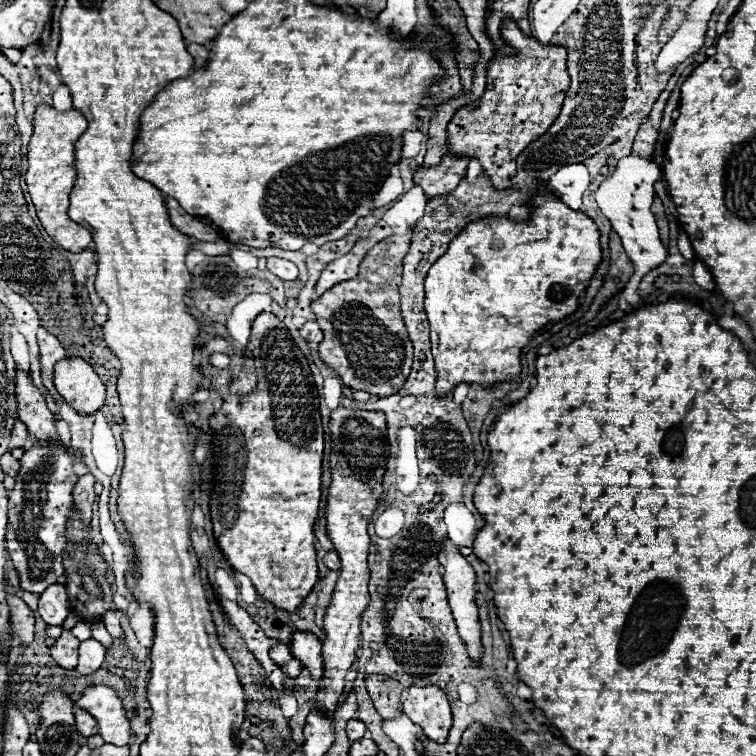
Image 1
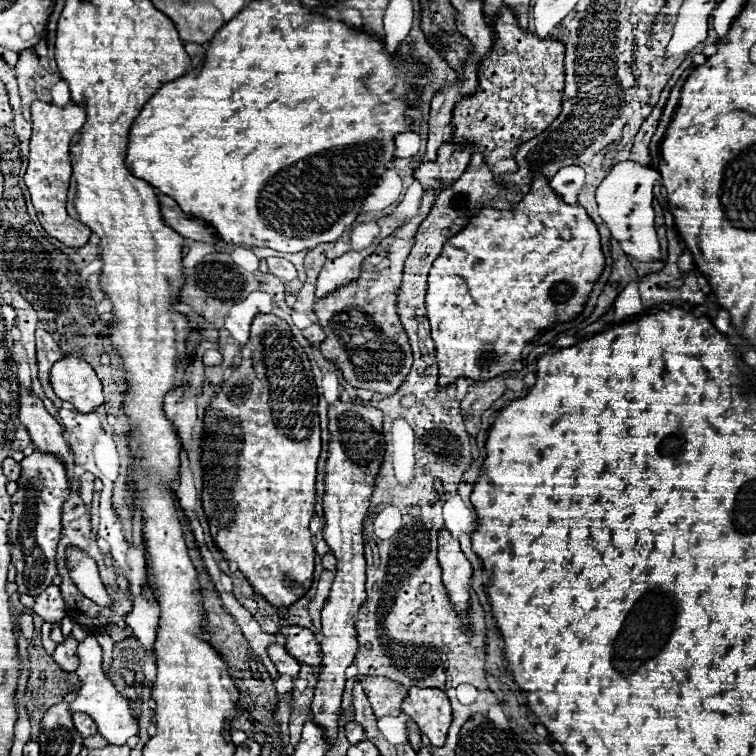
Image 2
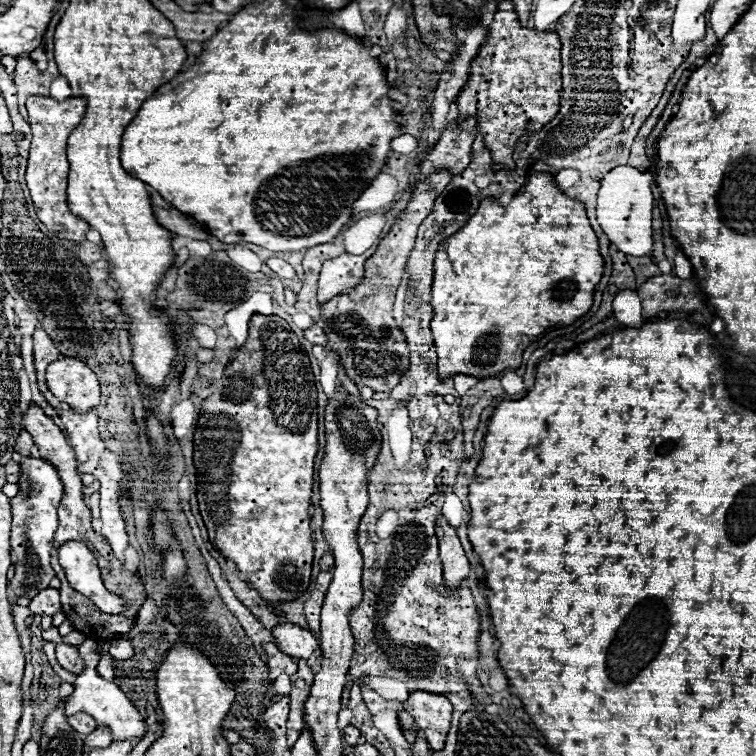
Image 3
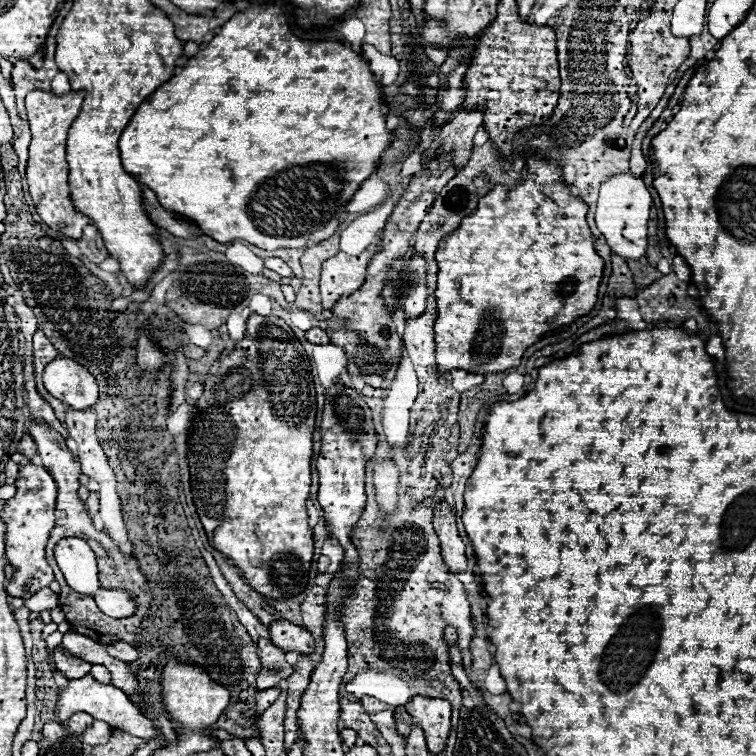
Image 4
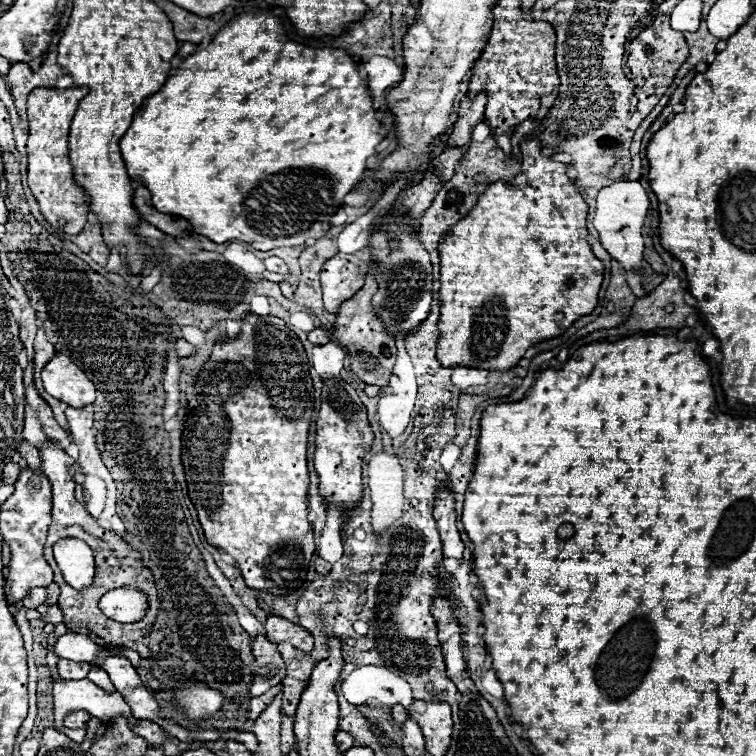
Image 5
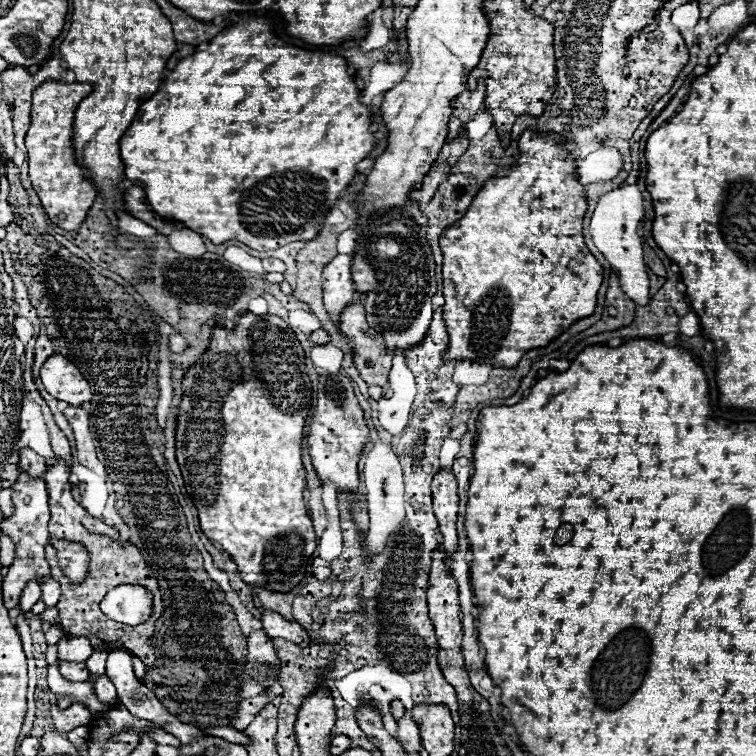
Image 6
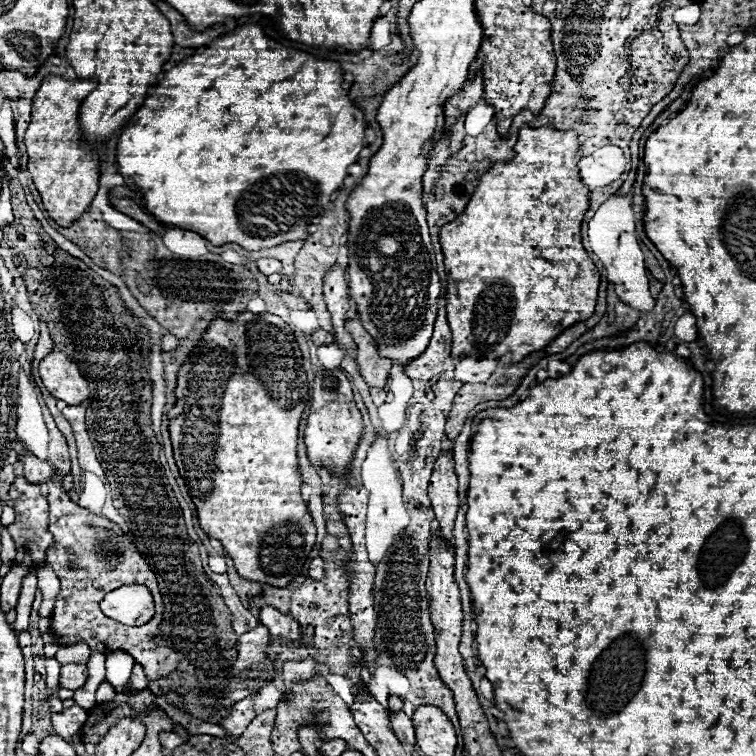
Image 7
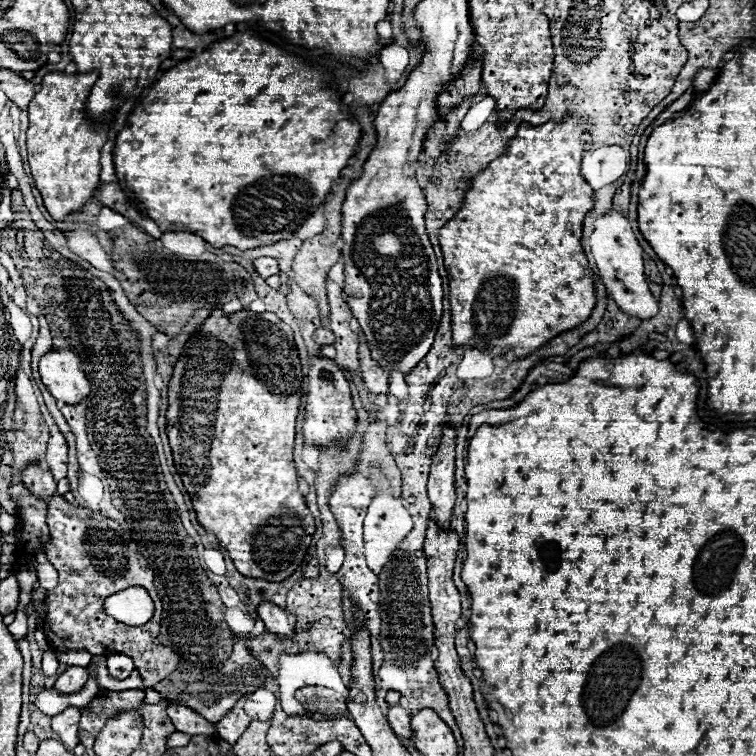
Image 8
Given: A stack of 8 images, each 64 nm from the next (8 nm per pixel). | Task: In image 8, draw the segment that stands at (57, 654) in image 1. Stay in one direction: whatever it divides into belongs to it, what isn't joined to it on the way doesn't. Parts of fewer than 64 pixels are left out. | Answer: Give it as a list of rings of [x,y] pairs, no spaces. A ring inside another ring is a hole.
[[[68,666],[58,680],[54,682],[54,690],[64,692],[64,694],[74,694],[78,690],[82,690],[82,686],[88,680],[88,670],[82,666]]]

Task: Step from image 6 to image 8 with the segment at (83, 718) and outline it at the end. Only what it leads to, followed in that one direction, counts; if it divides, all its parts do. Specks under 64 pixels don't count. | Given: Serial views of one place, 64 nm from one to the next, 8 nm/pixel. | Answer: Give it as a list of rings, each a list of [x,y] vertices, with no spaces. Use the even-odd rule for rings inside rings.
[[[74,706],[52,716],[52,730],[58,734],[58,738],[66,744],[68,750],[72,750],[78,744],[78,722],[80,710]]]

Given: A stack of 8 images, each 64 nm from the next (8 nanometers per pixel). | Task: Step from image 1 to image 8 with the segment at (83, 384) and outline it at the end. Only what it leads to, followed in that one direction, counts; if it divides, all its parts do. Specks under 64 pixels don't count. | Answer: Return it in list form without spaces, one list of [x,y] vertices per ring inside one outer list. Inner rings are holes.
[[[52,350],[42,356],[40,378],[48,392],[64,404],[82,402],[90,394],[90,382],[80,370],[80,358],[70,350]]]

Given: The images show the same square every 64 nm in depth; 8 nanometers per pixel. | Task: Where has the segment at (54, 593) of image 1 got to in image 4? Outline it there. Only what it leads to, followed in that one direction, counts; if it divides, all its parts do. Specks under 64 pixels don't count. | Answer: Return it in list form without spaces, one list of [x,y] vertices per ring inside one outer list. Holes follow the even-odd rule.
[[[42,588],[32,598],[26,600],[26,608],[32,612],[42,612],[42,610],[50,612],[52,608],[58,608],[58,594],[52,592],[50,588]]]

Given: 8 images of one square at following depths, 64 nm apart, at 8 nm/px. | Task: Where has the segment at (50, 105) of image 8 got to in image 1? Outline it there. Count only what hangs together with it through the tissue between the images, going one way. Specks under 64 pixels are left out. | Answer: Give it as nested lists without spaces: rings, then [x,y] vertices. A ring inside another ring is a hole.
[[[38,106],[34,114],[34,134],[28,146],[26,184],[32,196],[32,202],[36,206],[38,218],[42,226],[46,228],[46,232],[52,236],[52,240],[72,254],[84,252],[92,242],[92,234],[68,218],[70,192],[76,180],[74,144],[86,132],[86,126],[88,126],[86,118],[78,110],[56,112],[52,106]]]

